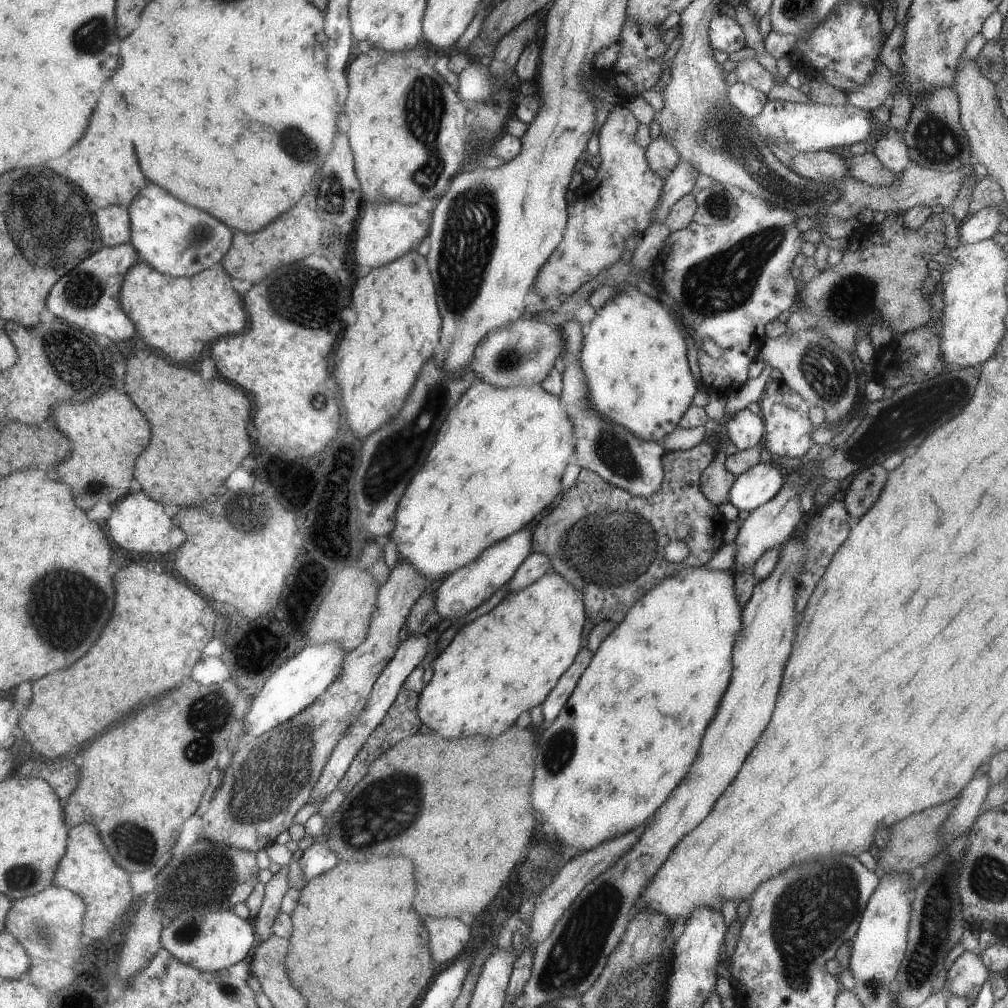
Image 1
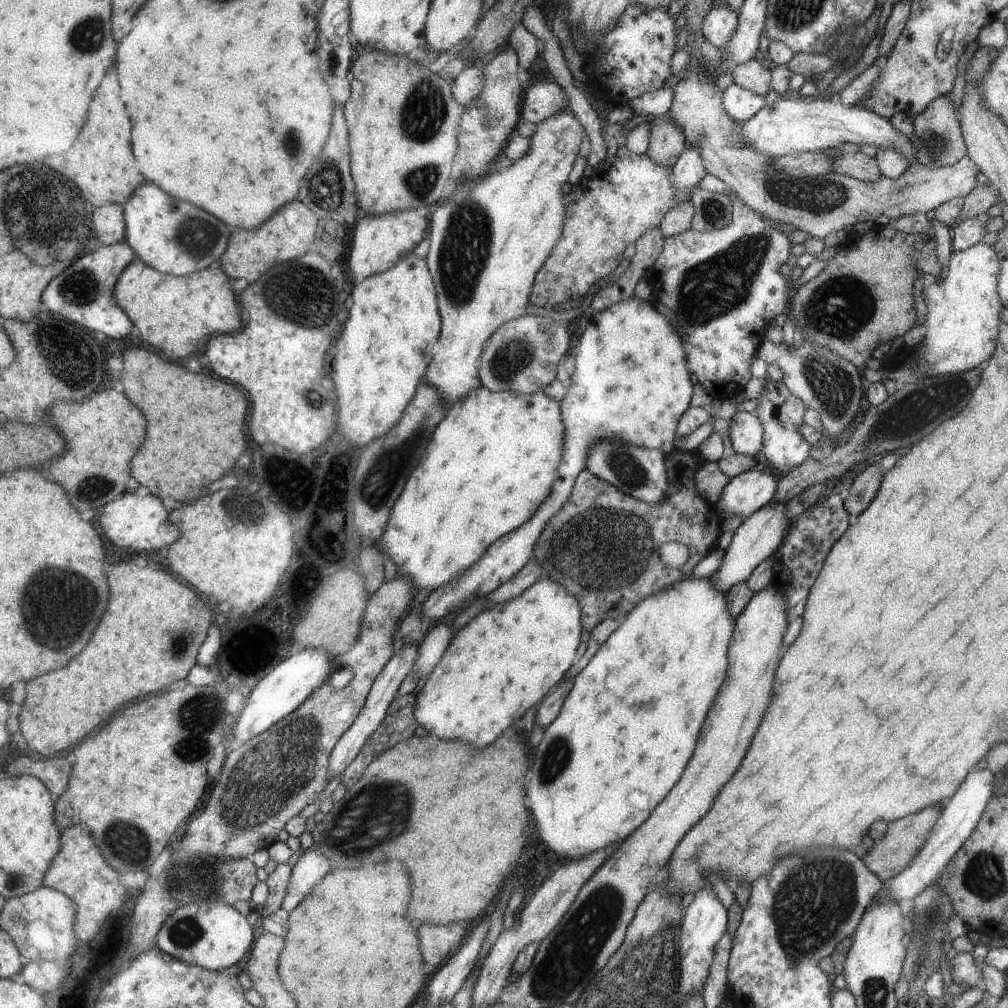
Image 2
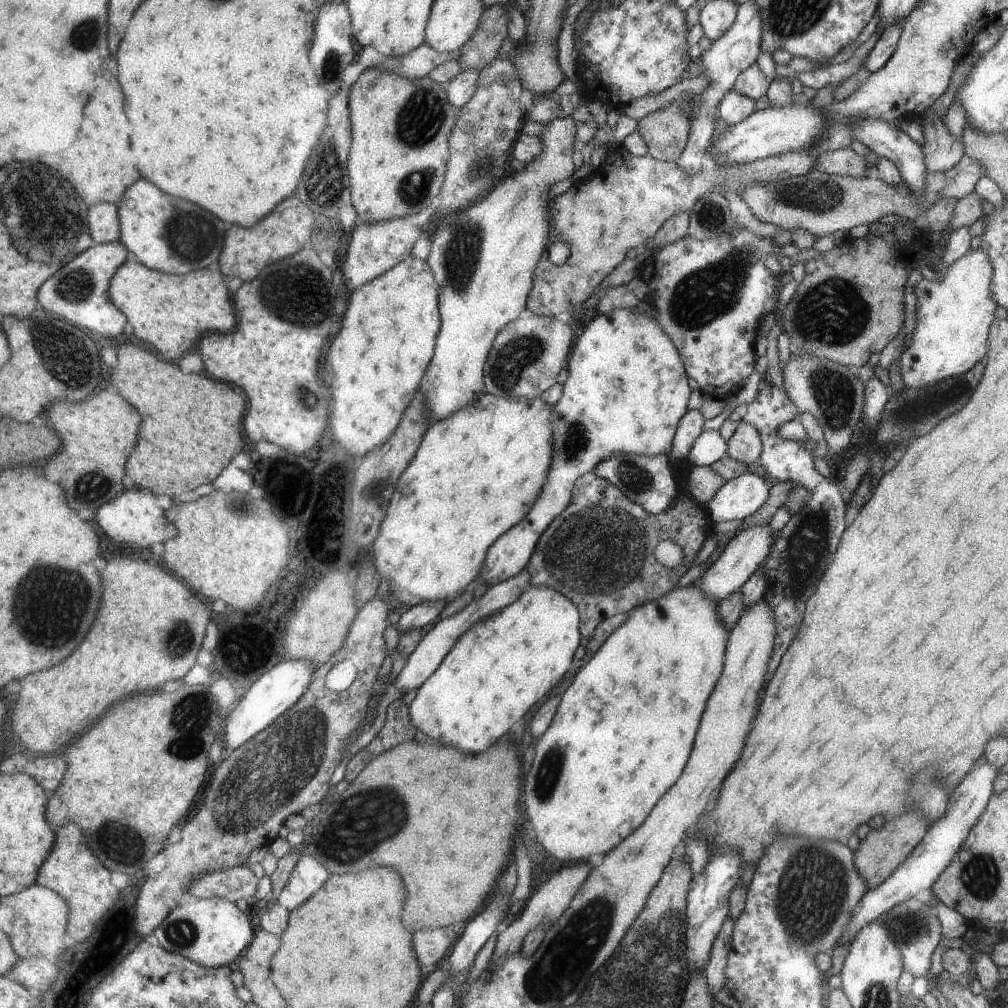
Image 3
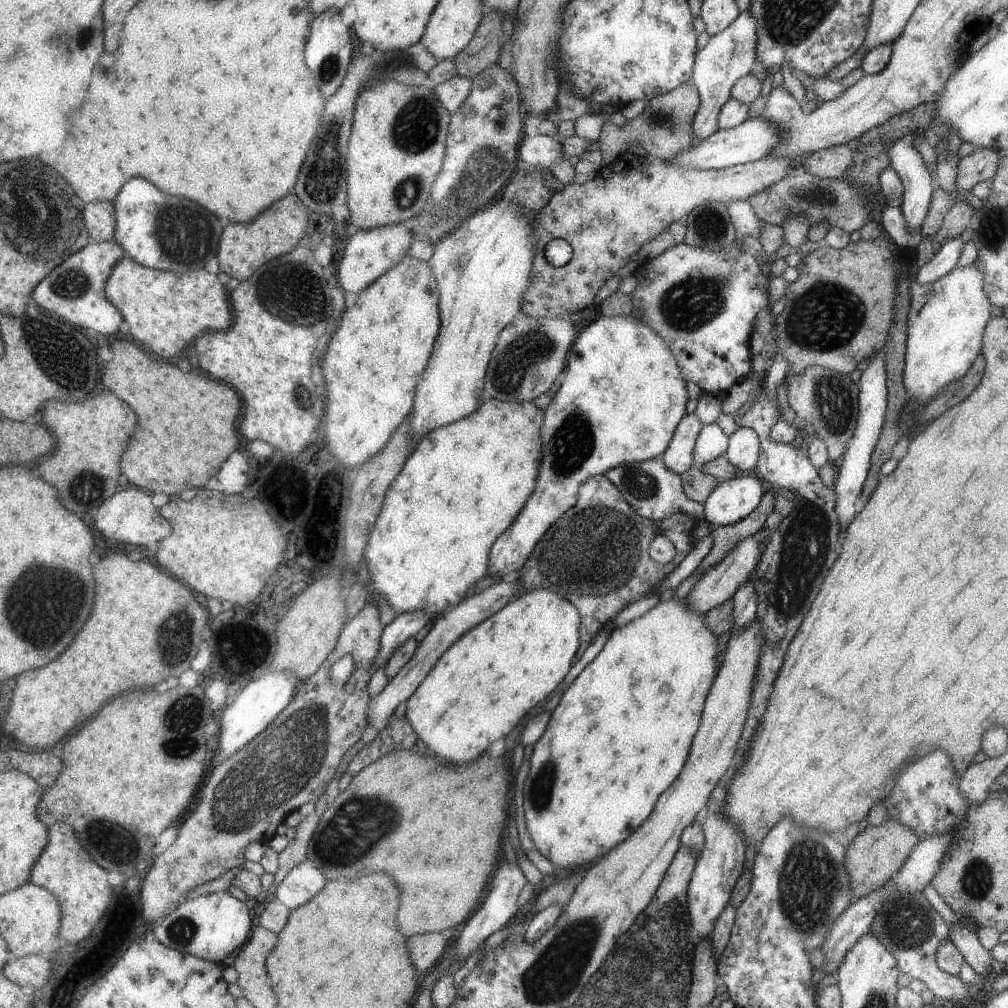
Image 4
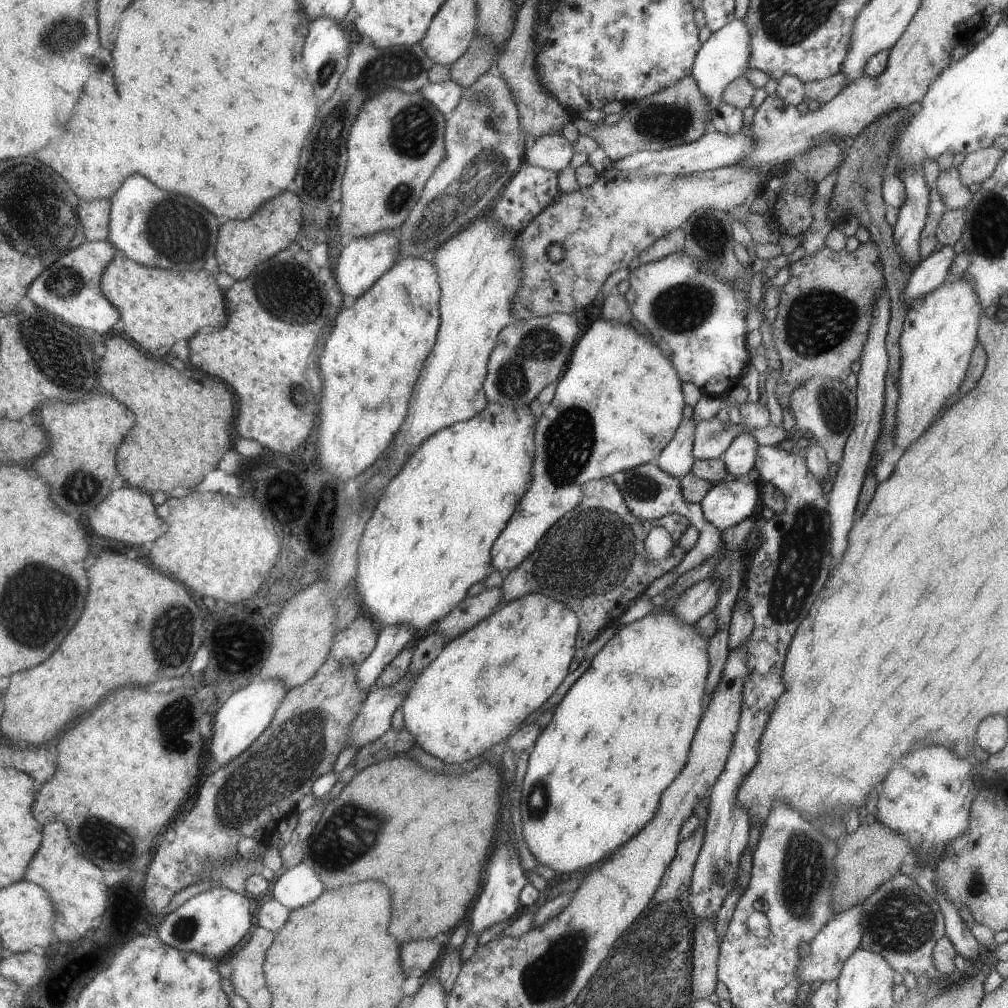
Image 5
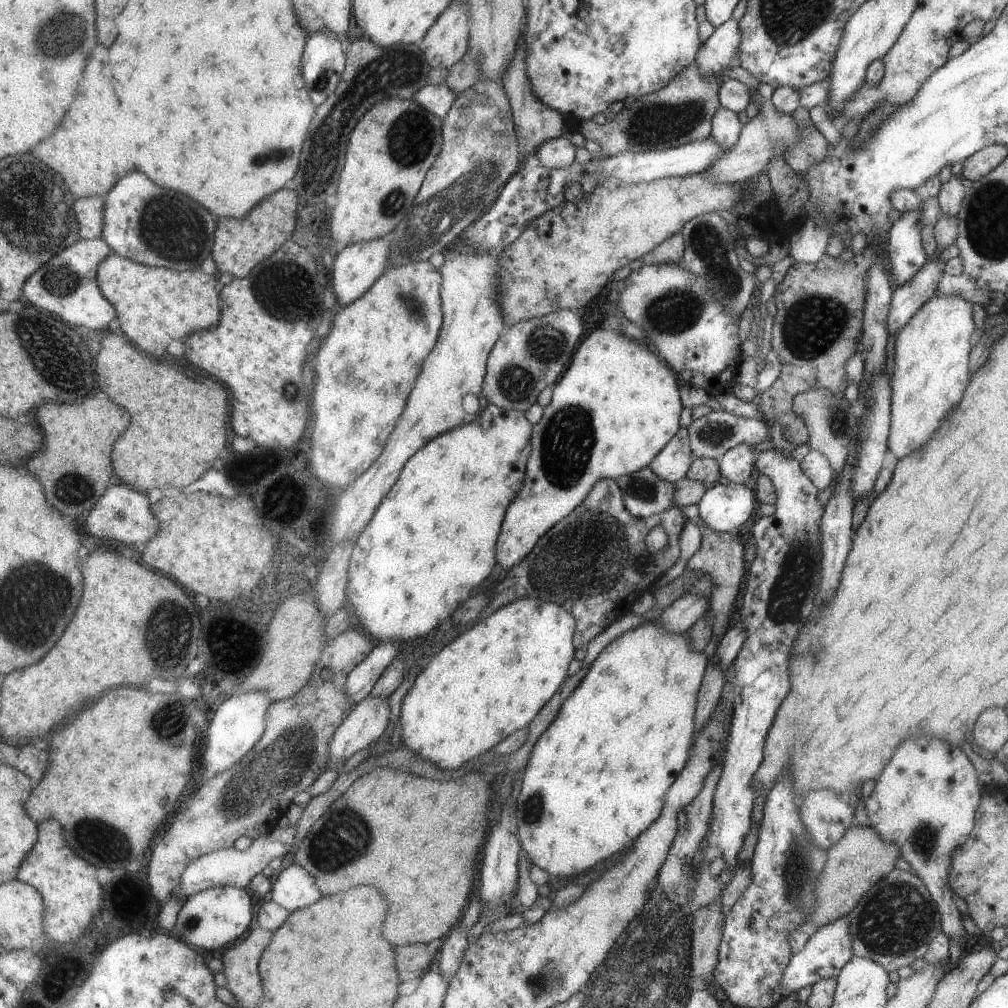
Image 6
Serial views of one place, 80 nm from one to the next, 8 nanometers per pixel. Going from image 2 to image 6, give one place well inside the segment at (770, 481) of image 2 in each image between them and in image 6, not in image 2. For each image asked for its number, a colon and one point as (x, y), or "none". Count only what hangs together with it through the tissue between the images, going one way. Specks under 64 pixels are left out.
3: (739, 497)
4: (732, 500)
5: (730, 501)
6: (725, 506)

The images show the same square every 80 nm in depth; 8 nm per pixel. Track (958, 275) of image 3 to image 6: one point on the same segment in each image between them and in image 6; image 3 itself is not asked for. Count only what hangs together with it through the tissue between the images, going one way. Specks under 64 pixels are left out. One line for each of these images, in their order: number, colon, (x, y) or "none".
4: (945, 322)
5: (938, 334)
6: (929, 374)

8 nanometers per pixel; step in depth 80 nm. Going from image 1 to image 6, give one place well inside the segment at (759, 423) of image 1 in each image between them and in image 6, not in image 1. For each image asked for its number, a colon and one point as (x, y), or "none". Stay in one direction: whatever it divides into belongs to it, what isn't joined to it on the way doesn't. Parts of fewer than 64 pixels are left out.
2: (745, 431)
3: (745, 445)
4: (743, 449)
5: (738, 458)
6: (735, 464)

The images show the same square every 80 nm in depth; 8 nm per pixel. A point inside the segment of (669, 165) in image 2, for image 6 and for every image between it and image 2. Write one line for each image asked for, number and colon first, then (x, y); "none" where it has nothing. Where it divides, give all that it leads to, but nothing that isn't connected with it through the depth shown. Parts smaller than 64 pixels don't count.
3: (666, 133)
4: (665, 129)
5: (680, 114)
6: (681, 113)

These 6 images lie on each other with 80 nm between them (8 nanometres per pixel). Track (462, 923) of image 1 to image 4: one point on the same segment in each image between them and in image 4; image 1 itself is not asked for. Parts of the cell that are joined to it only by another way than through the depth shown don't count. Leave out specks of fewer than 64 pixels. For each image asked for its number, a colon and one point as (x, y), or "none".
2: (436, 942)
3: (432, 945)
4: (427, 950)

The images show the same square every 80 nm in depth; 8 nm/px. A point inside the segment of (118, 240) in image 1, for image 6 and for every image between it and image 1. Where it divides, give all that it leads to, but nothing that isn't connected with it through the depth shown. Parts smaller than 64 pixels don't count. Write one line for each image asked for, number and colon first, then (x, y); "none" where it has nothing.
2: (109, 220)
3: (104, 218)
4: (100, 216)
5: (95, 214)
6: (90, 211)

